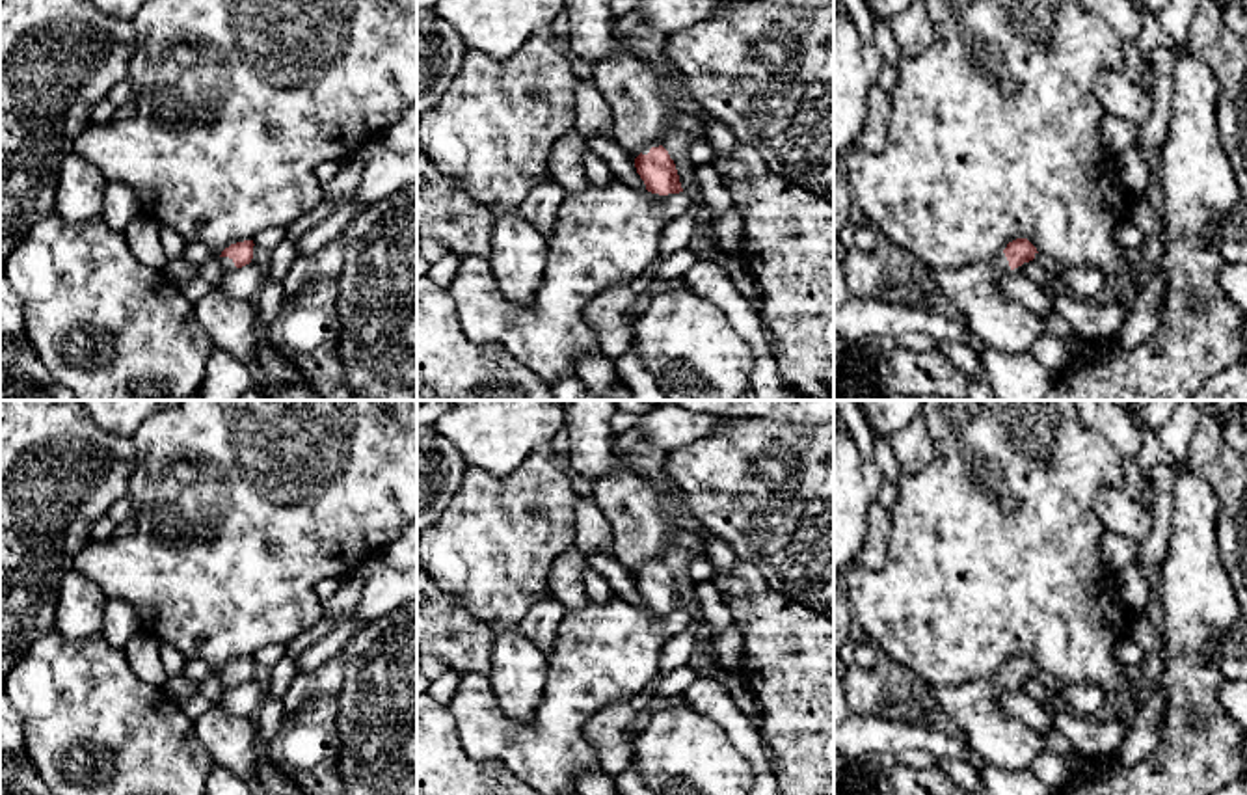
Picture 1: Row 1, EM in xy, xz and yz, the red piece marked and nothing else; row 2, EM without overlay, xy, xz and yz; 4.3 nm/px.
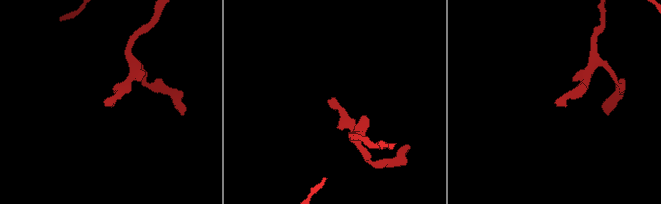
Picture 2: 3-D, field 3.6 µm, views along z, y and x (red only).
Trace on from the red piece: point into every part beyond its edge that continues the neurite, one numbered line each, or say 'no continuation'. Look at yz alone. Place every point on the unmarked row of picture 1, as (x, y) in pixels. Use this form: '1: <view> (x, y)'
1: yz (1005, 743)

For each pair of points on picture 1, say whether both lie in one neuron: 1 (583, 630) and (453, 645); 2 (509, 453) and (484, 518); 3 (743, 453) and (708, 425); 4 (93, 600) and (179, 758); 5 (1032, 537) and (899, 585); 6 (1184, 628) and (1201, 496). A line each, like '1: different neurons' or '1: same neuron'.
1: different neurons
2: different neurons
3: different neurons
4: different neurons
5: same neuron
6: same neuron

